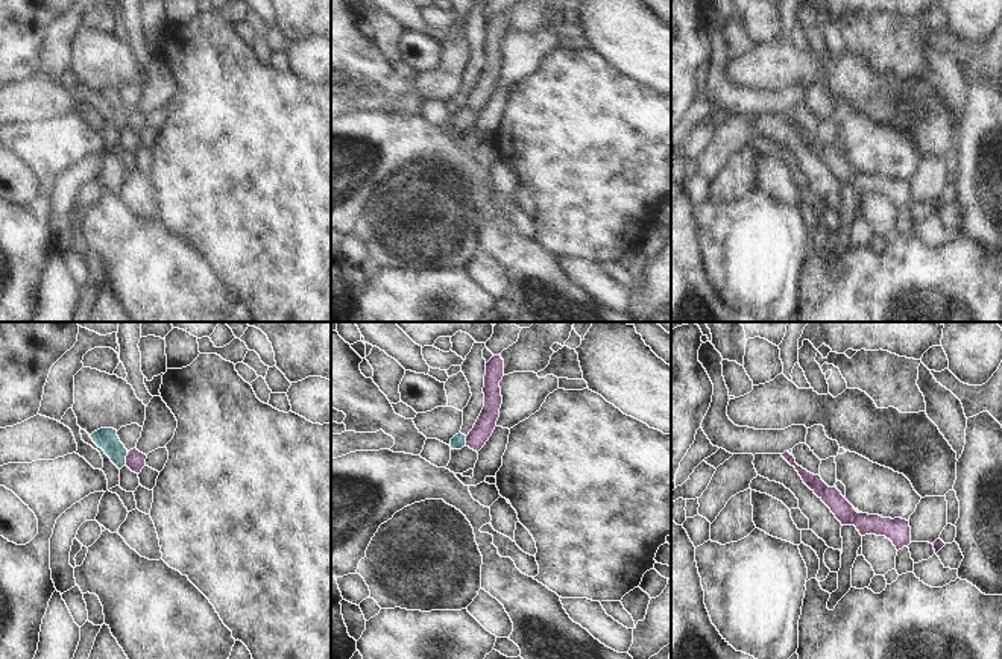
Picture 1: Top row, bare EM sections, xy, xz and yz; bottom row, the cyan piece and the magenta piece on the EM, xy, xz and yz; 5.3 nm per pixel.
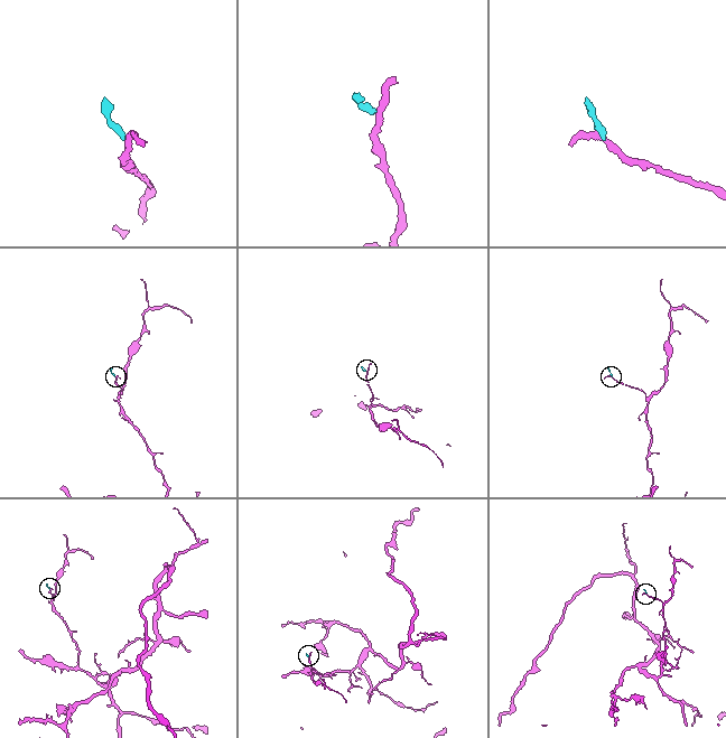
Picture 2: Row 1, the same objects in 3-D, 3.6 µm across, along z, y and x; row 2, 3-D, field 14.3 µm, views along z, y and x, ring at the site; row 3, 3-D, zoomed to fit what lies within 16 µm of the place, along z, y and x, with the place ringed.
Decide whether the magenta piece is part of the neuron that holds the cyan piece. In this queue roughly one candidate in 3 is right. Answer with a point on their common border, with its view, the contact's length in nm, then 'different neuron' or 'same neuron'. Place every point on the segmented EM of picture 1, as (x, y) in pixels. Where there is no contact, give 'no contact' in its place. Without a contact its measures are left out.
contact xy (125, 459); length 70 nm; different neuron

